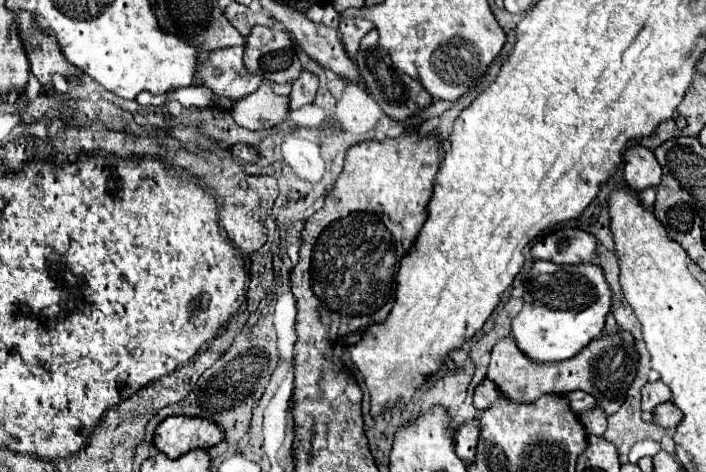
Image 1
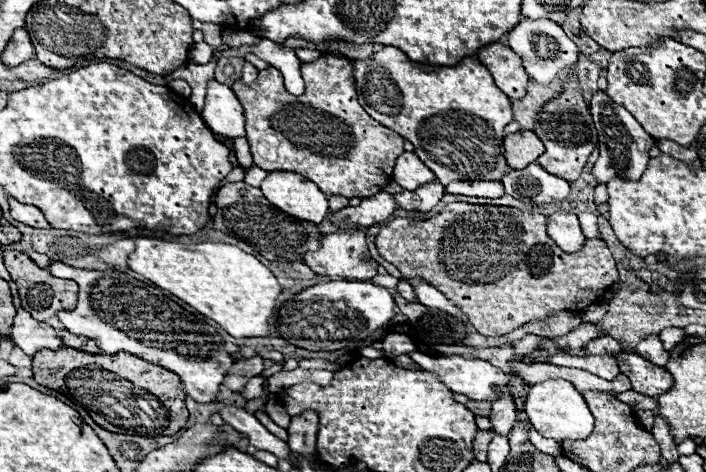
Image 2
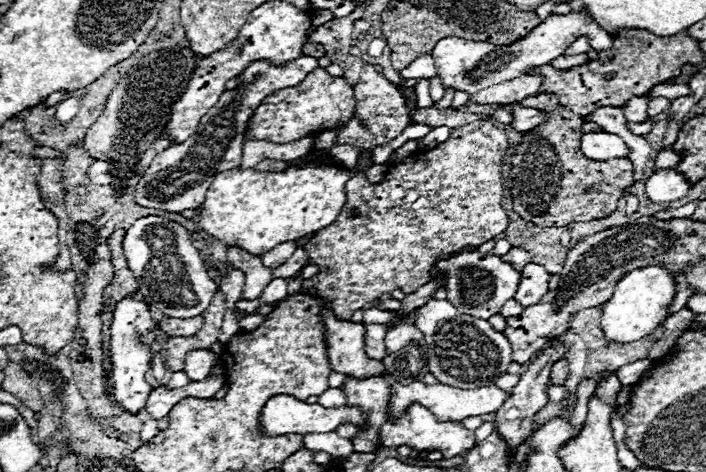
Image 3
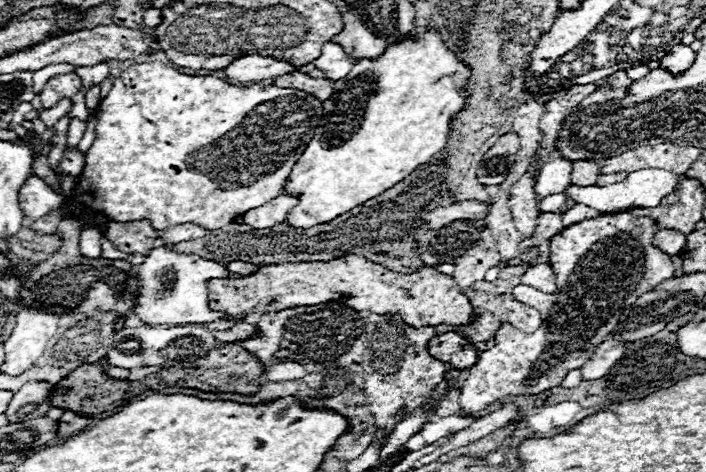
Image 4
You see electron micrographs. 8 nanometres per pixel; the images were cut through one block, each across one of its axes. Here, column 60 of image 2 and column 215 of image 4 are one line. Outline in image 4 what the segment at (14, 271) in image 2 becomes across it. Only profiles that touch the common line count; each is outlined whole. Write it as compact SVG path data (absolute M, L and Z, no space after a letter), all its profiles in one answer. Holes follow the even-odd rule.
M348 254L330 262L298 262L260 266L252 276L236 276L232 280L214 278L208 282L210 308L226 312L232 318L242 318L250 312L278 312L292 306L316 306L328 300L342 302L358 312L398 314L412 328L450 324L462 328L476 316L468 296L458 288L454 278L424 266L412 274L392 272L358 254Z

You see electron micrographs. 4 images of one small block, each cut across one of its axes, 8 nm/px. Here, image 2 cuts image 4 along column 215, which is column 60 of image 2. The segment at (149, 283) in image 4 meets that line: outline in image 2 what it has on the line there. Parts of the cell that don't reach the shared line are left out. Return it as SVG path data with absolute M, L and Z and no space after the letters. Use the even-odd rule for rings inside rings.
M50 262L48 270L58 278L78 284L76 308L58 312L66 330L94 340L104 354L128 352L178 374L186 396L196 402L206 404L216 400L222 378L234 364L230 354L220 346L218 330L170 300L162 288L152 288L124 272L82 270L62 262Z

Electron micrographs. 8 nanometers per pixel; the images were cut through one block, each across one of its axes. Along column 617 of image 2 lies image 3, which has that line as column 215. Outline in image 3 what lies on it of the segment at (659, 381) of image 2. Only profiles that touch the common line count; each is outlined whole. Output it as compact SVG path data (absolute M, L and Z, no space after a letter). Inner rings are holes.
M192 350L186 354L186 374L192 380L204 380L208 376L208 372L212 370L214 362L216 362L216 354L212 350Z

